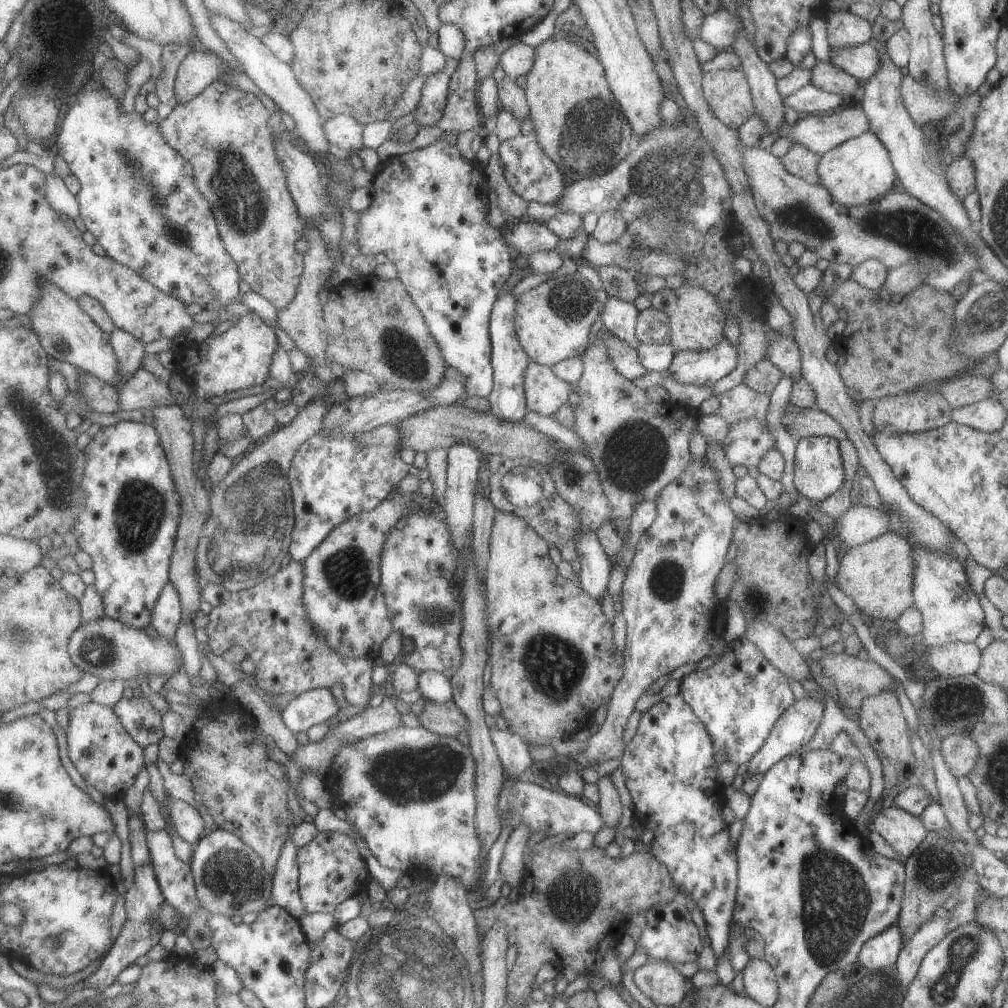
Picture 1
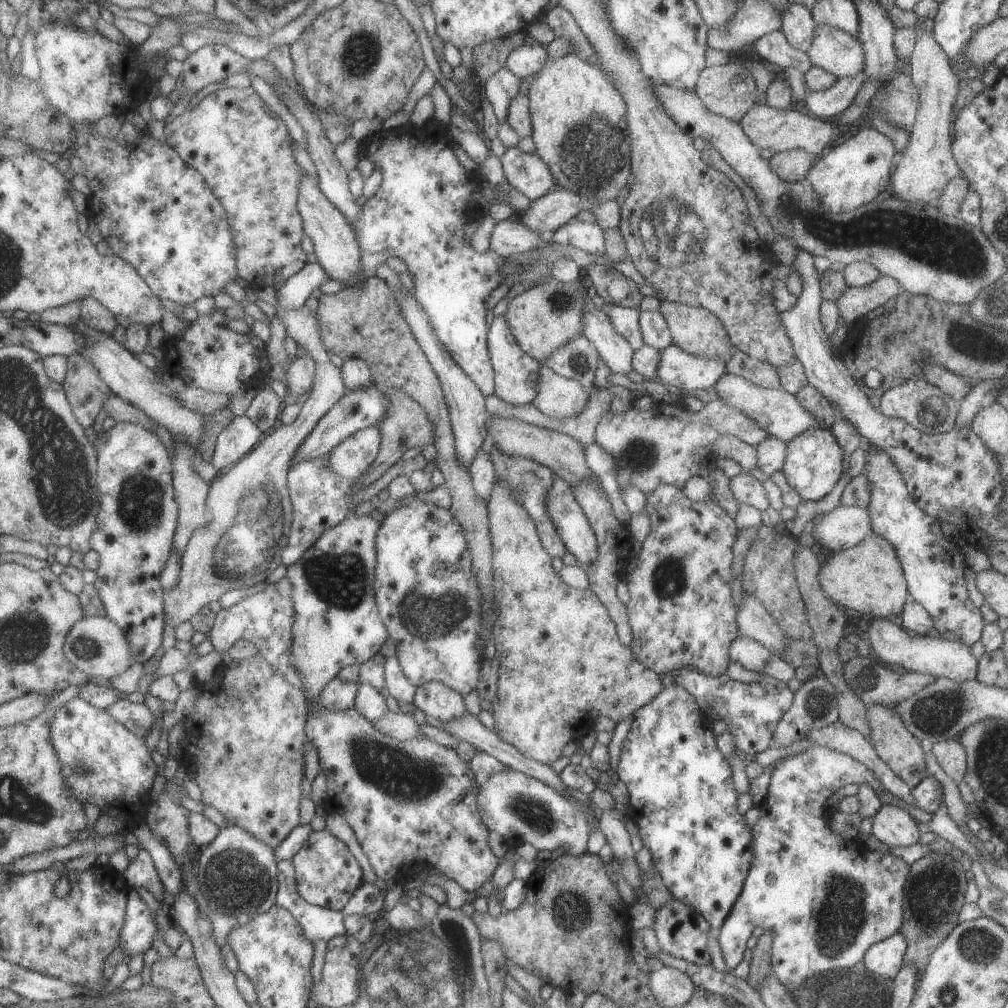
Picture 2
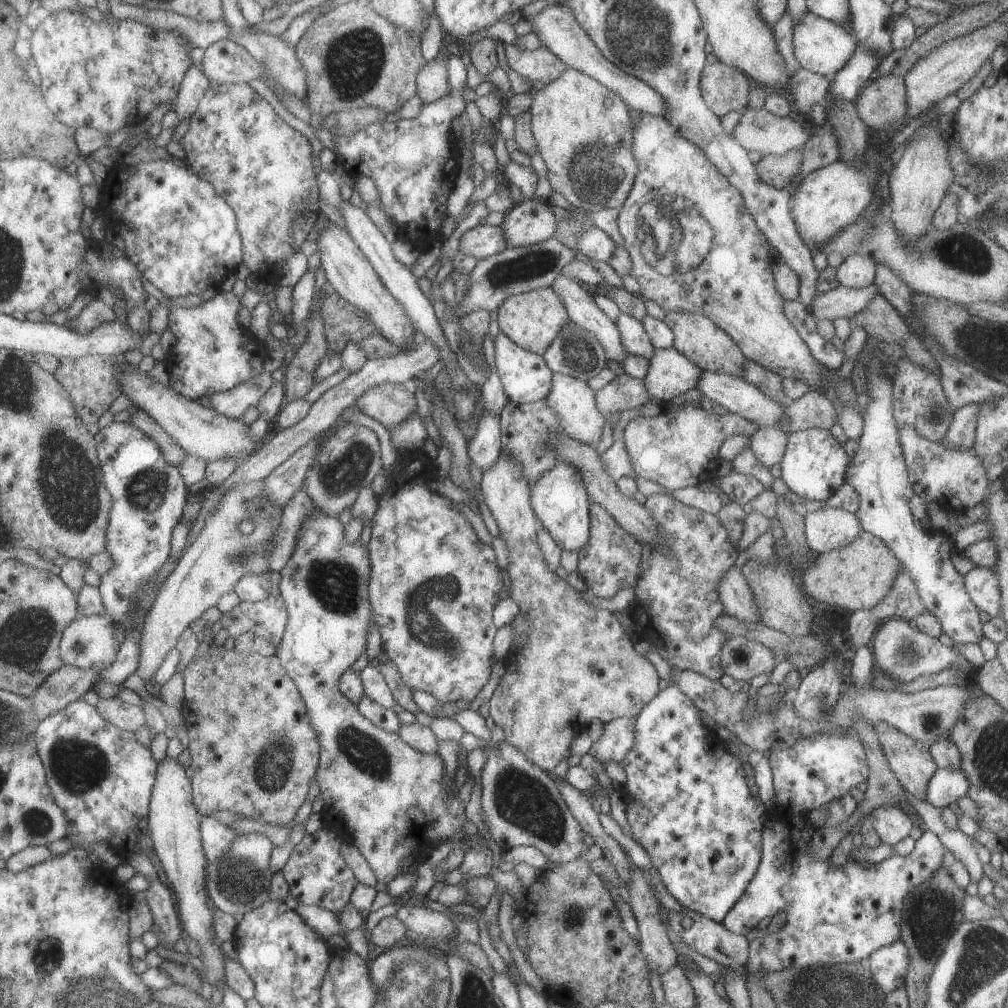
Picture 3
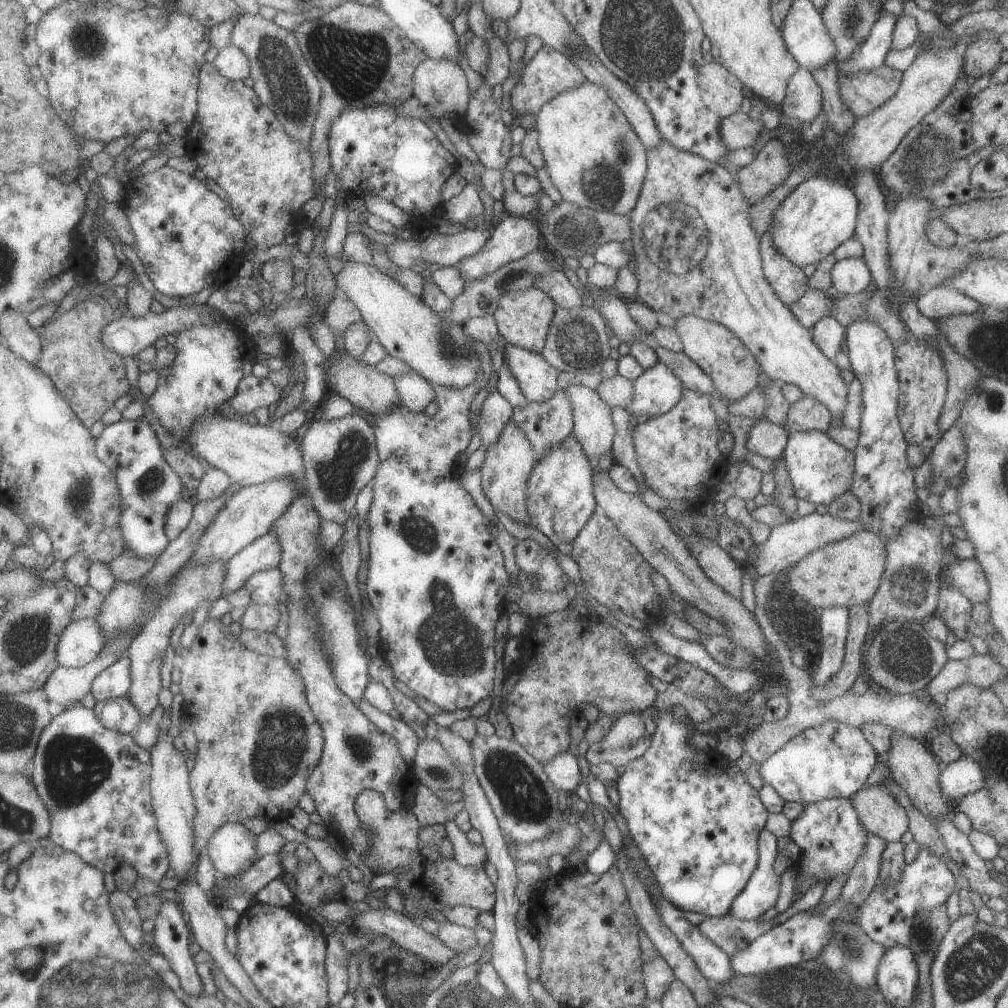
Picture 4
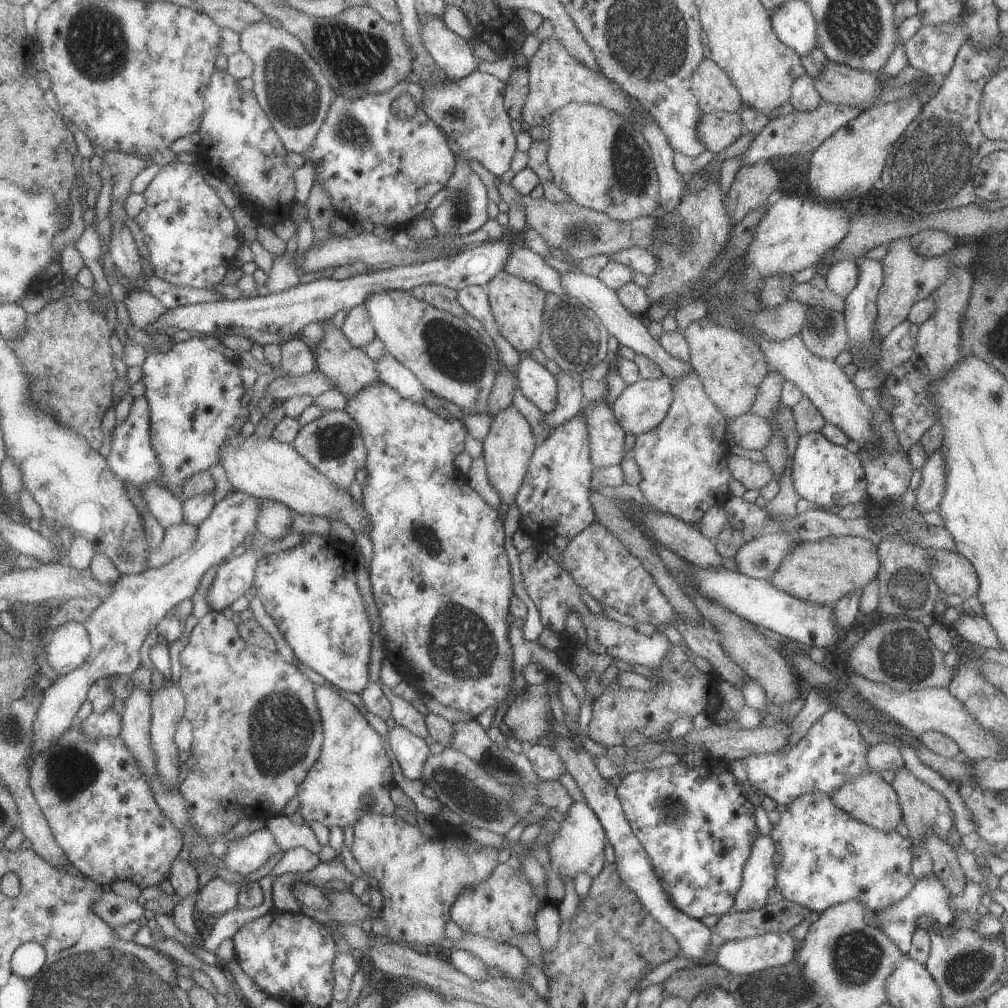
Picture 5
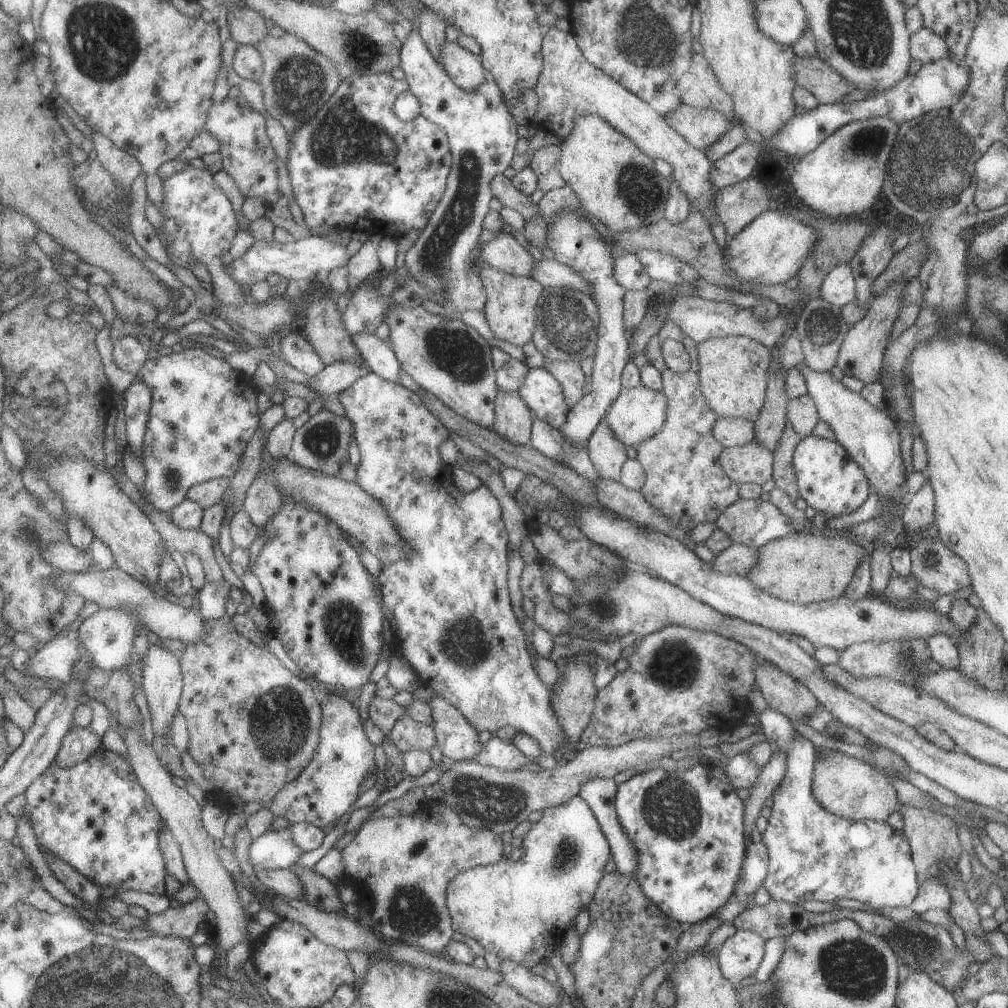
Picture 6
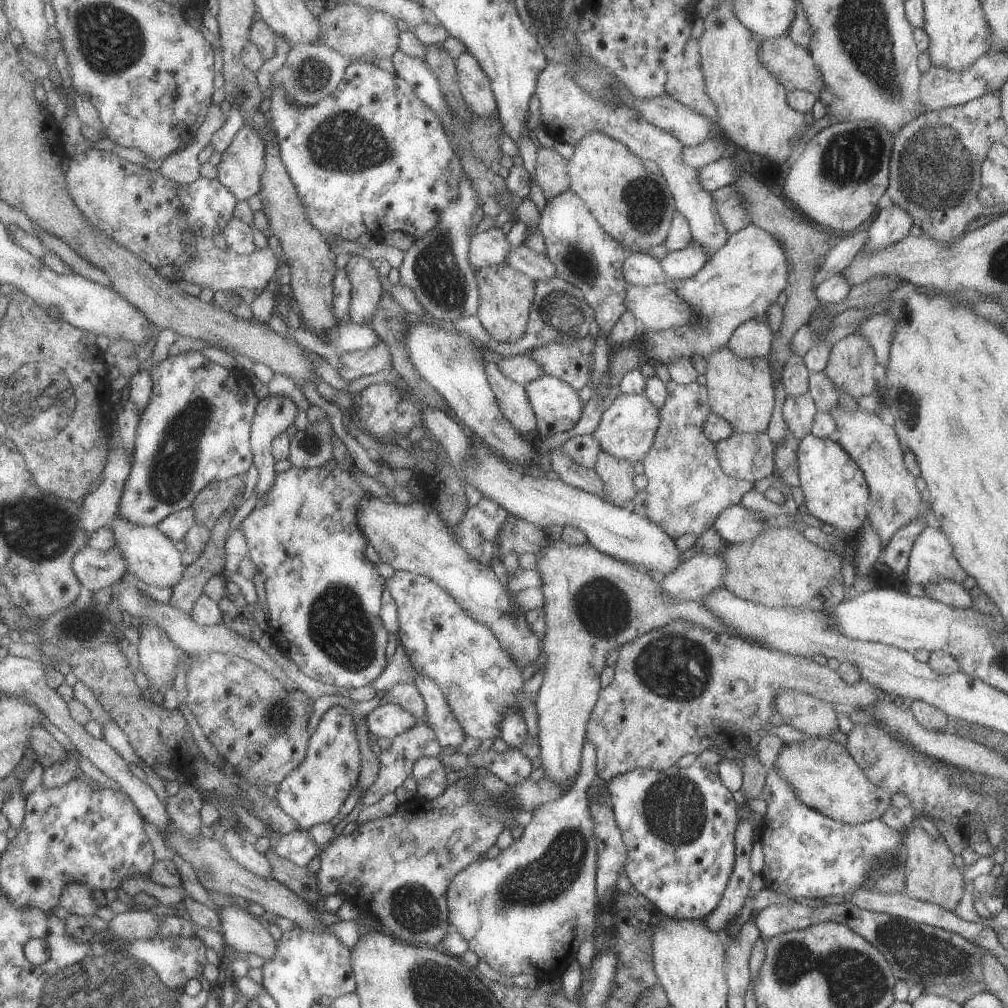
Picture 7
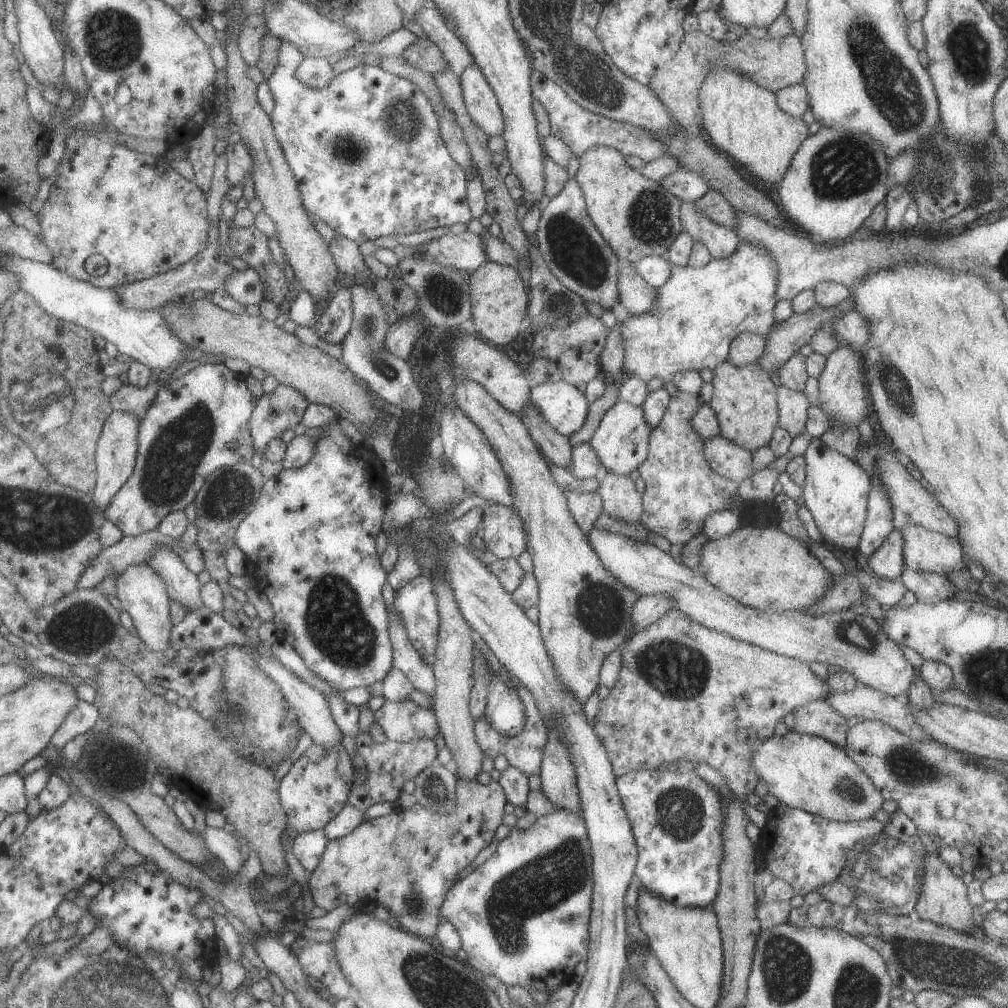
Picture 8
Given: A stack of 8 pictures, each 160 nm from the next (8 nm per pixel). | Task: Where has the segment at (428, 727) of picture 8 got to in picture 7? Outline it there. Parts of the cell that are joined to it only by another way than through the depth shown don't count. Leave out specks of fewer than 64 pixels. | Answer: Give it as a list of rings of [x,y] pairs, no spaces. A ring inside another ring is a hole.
[[[387,702],[379,703],[366,716],[370,734],[375,734],[376,737],[384,736],[389,740],[416,724],[417,720],[412,714],[396,704]]]

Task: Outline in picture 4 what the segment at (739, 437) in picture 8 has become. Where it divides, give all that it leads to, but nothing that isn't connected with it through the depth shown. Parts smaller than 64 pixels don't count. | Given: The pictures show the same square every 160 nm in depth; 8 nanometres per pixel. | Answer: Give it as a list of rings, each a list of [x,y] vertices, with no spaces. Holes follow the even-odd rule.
[[[686,315],[675,320],[673,330],[679,336],[682,354],[685,354],[691,362],[711,378],[717,395],[726,406],[739,400],[739,398],[743,398],[745,394],[757,387],[757,380],[763,374],[759,364],[745,349],[739,338],[733,336],[725,326]]]

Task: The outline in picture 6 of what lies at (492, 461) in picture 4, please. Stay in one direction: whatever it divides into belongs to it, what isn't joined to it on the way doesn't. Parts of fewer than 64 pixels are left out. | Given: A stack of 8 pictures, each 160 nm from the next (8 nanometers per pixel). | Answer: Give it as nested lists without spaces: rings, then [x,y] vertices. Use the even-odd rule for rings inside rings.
[[[497,391],[494,413],[491,430],[513,445],[529,444],[533,412],[518,391]]]

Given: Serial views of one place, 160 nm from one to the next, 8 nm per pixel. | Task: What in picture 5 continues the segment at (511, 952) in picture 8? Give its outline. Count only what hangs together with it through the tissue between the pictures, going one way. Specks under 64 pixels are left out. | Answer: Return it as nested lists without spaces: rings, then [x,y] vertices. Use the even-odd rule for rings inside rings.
[[[572,802],[561,820],[559,829],[553,834],[553,842],[549,842],[549,866],[557,877],[573,878],[577,872],[585,872],[591,879],[595,878],[604,866],[604,848],[606,837],[597,816],[585,803]],[[504,864],[497,865],[487,880],[471,886],[467,890],[461,890],[457,894],[450,909],[450,920],[468,934],[508,944],[515,935],[533,934],[536,928],[533,920],[535,912],[545,902],[550,901],[547,898],[543,901],[537,900],[526,877],[507,868]]]

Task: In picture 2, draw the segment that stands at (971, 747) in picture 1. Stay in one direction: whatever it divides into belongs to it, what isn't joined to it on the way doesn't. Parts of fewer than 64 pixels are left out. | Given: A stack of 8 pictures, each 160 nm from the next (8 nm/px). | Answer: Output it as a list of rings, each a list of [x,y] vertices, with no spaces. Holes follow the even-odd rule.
[[[948,739],[932,746],[933,756],[947,777],[959,783],[966,772],[966,755],[957,739]]]

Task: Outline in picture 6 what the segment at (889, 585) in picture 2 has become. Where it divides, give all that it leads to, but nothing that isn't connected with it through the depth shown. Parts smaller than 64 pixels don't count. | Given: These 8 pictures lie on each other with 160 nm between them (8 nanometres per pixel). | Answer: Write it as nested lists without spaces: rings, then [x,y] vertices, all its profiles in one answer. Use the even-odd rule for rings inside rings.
[[[797,531],[770,540],[755,550],[754,565],[746,572],[745,578],[765,594],[796,605],[823,602],[843,596],[859,559],[863,553],[867,553],[862,547],[838,534],[823,537],[818,533]]]

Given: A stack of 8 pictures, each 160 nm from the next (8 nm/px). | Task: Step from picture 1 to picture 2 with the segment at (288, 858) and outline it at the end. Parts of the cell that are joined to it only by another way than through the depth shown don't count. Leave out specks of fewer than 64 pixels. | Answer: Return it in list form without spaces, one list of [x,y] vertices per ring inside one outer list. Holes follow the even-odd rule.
[[[276,860],[278,888],[274,903],[291,914],[307,940],[329,940],[346,935],[344,917],[339,911],[308,904],[296,890],[294,867],[290,860]]]

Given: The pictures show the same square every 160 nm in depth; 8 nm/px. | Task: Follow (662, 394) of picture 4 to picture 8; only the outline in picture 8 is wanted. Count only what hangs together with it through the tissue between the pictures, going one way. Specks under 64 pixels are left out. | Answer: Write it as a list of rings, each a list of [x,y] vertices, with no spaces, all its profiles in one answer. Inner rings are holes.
[[[619,399],[601,416],[601,421],[589,444],[595,450],[602,467],[611,470],[613,474],[629,475],[632,471],[639,469],[648,456],[648,438],[651,430],[651,426],[643,418],[641,406],[633,406]]]

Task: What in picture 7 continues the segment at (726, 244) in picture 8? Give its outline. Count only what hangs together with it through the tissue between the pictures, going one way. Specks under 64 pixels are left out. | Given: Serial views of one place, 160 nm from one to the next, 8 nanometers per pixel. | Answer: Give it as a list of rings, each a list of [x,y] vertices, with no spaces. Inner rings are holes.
[[[546,63],[537,75],[534,93],[540,102],[543,128],[555,141],[575,146],[580,138],[595,131],[620,142],[642,161],[655,162],[674,198],[676,211],[688,222],[693,242],[699,243],[711,254],[727,242],[729,234],[715,210],[710,192],[699,186],[696,177],[698,170],[681,162],[680,154],[684,146],[674,136],[647,122],[634,109],[625,105],[609,105],[604,100],[593,99],[587,91],[573,82],[572,73],[563,64]]]

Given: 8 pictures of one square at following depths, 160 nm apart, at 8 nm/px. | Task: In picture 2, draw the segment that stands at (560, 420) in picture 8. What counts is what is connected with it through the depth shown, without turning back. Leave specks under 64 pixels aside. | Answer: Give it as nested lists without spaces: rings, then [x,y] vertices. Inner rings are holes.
[[[495,316],[486,335],[486,349],[489,352],[490,364],[494,373],[494,395],[511,406],[523,406],[535,398],[537,374],[540,362],[529,358],[519,348],[504,316]]]

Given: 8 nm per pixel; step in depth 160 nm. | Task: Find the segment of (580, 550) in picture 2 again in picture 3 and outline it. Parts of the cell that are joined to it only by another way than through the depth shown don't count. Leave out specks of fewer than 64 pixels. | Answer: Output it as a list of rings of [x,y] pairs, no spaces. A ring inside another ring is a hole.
[[[557,461],[555,466],[541,474],[529,485],[530,504],[542,528],[553,538],[561,551],[579,552],[589,540],[589,498],[583,488],[583,478],[577,474],[575,466]]]

